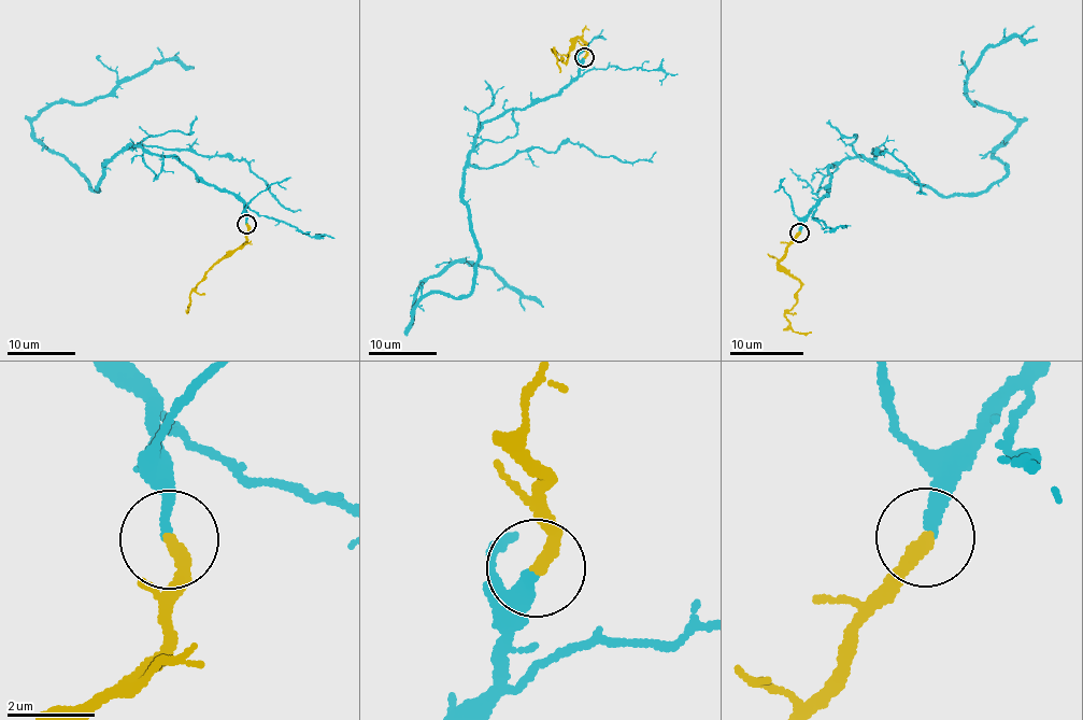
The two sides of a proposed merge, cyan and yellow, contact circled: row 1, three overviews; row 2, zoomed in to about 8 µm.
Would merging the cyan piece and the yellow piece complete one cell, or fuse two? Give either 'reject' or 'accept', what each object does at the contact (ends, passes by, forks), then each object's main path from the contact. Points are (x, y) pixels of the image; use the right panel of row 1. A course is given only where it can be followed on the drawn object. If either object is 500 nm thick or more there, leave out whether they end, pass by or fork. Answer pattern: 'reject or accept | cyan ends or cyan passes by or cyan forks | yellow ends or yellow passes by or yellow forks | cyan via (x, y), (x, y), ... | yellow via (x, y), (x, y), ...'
accept | cyan ends | yellow ends | cyan via (800, 231), (829, 166), (859, 156), (945, 196), (1002, 178), (1017, 124), (966, 86), (988, 47), (1036, 38) | yellow via (798, 231), (778, 262), (801, 286), (795, 305), (786, 312), (786, 320), (794, 330), (810, 332)

